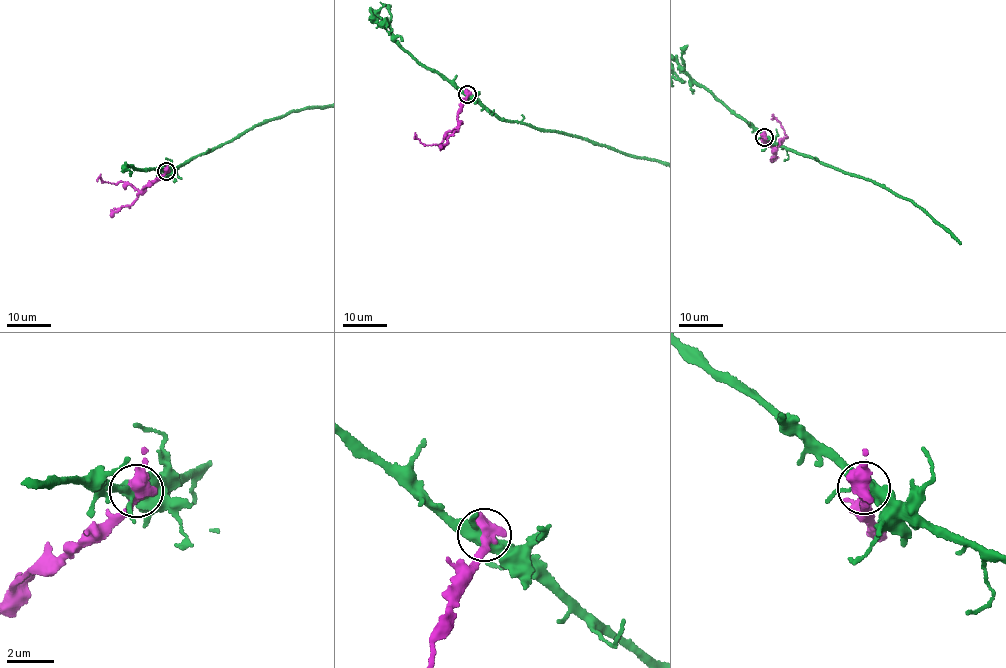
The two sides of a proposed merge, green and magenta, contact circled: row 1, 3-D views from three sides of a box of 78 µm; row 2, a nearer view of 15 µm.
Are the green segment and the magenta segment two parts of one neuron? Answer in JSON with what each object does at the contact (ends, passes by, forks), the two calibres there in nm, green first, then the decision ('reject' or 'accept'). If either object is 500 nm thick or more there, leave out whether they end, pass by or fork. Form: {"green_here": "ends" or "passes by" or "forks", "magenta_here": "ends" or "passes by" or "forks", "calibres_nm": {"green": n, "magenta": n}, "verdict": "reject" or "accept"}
{"calibres_nm": {"green": 400, "magenta": 550}, "verdict": "reject"}

